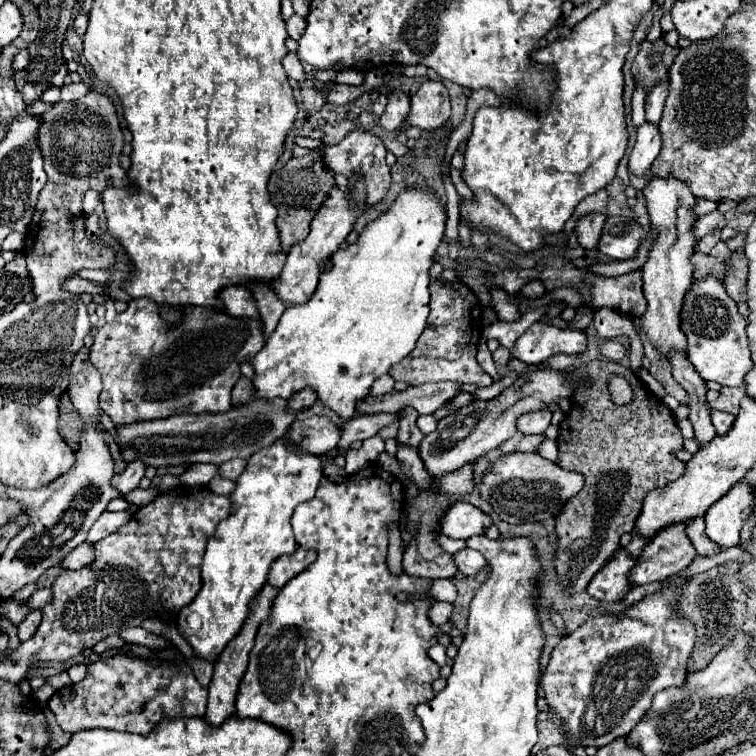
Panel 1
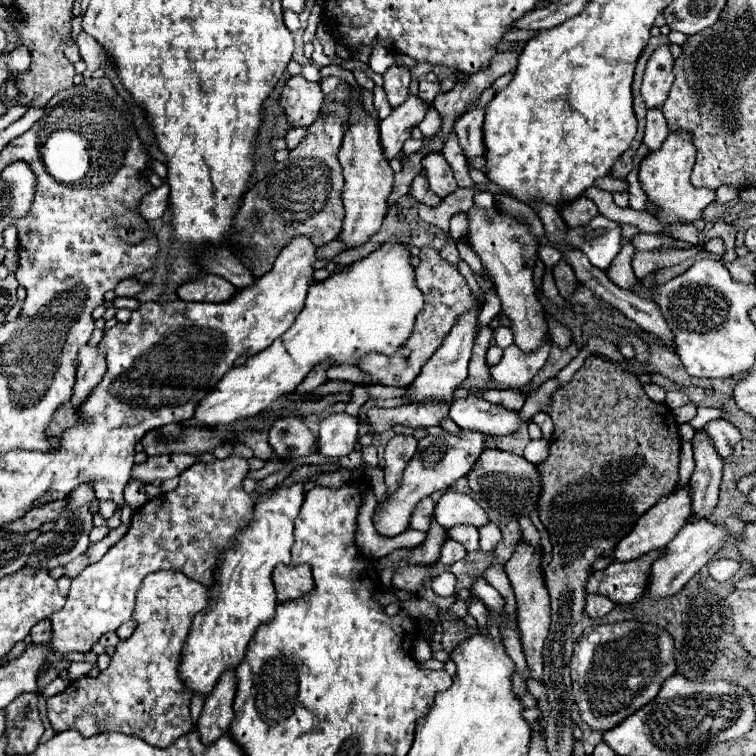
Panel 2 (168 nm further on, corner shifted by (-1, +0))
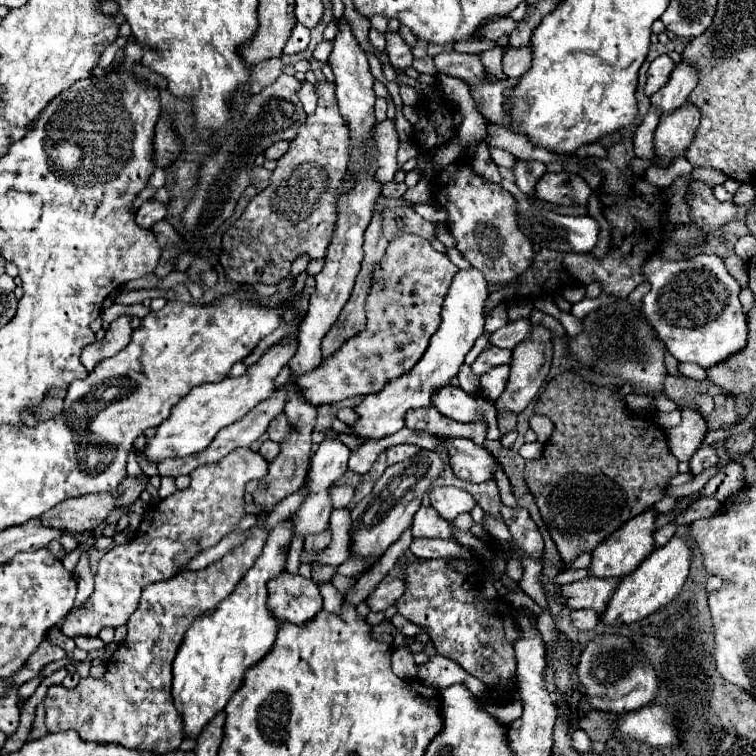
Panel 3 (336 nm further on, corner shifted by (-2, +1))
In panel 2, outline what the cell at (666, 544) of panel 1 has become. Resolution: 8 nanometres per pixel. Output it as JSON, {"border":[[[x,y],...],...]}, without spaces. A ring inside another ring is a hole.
{"border":[[[654,550],[630,562],[614,562],[612,556],[602,557],[591,567],[590,584],[586,584],[586,590],[610,596],[610,600],[618,604],[630,604],[648,592],[650,568],[658,556],[662,556],[662,550]]]}

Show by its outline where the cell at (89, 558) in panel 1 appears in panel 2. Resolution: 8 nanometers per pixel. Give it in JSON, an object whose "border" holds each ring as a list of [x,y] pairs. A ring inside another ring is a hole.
{"border":[[[118,526],[118,528],[114,528],[114,530],[110,530],[110,534],[104,538],[104,540],[100,540],[100,542],[92,542],[90,546],[88,546],[88,552],[86,552],[86,556],[88,556],[88,564],[96,564],[124,534],[126,534],[126,530],[128,530],[128,526]]]}

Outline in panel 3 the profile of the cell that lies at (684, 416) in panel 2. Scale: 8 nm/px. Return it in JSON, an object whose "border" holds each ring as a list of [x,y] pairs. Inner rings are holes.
{"border":[[[683,409],[683,421],[677,427],[665,431],[665,435],[669,451],[679,461],[689,461],[691,455],[699,449],[703,437],[707,435],[707,423],[697,411]]]}

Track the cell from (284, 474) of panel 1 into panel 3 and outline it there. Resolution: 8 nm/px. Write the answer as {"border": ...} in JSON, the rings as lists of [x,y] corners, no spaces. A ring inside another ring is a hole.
{"border":[[[283,521],[275,529],[269,531],[269,539],[263,547],[261,557],[245,573],[245,577],[233,589],[233,593],[227,599],[223,599],[219,603],[219,607],[213,609],[211,613],[197,617],[185,633],[185,639],[173,661],[173,701],[175,701],[179,715],[183,717],[183,735],[189,739],[197,739],[201,735],[203,727],[209,721],[213,721],[213,717],[225,709],[225,705],[233,697],[233,693],[237,689],[241,689],[245,673],[251,667],[255,667],[273,649],[279,627],[275,627],[275,617],[267,611],[267,583],[269,583],[269,579],[277,577],[285,569],[285,561],[287,561],[285,551],[289,545],[289,527],[287,525],[289,525],[289,521]]]}

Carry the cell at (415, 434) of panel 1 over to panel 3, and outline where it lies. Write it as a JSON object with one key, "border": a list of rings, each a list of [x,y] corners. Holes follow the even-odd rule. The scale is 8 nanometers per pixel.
{"border":[[[395,445],[395,447],[389,447],[387,451],[385,451],[385,455],[387,455],[387,465],[395,465],[395,463],[399,463],[399,461],[405,461],[405,459],[411,459],[415,453],[419,453],[419,449],[421,447],[417,447],[417,445]]]}

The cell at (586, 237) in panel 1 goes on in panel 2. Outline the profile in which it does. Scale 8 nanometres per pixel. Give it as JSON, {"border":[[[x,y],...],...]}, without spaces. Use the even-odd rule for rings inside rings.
{"border":[[[580,196],[572,204],[566,204],[566,208],[562,208],[560,214],[562,214],[564,222],[568,224],[568,228],[576,228],[576,226],[590,224],[590,220],[594,216],[598,216],[598,208],[592,200],[588,200],[586,196]]]}

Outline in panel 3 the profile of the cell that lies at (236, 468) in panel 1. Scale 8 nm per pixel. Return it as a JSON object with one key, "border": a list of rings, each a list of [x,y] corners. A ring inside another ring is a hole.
{"border":[[[267,439],[267,441],[263,441],[263,443],[261,443],[259,453],[261,453],[267,461],[273,461],[273,459],[277,457],[277,453],[279,453],[279,443],[275,443],[275,441]]]}

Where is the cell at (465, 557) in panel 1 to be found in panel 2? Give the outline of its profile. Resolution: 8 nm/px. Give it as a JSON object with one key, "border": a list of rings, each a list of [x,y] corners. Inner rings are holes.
{"border":[[[446,540],[442,546],[442,558],[446,558],[446,566],[452,566],[454,562],[462,560],[466,556],[466,548],[462,548],[462,544],[458,544],[456,540]]]}

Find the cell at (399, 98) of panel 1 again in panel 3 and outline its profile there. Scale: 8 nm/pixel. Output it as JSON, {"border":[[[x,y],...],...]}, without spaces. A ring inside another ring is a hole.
{"border":[[[385,31],[385,41],[387,41],[385,51],[389,53],[389,59],[391,59],[391,65],[395,67],[395,71],[403,73],[407,67],[411,67],[413,55],[411,55],[409,45],[401,39],[399,31]]]}

